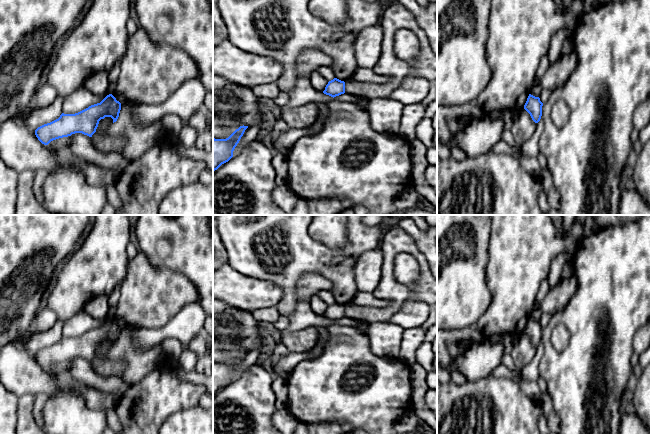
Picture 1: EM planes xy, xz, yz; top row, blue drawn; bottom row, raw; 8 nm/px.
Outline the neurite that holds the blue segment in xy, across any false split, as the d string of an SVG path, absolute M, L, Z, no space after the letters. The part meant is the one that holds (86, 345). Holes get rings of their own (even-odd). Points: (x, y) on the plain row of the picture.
M109 318L100 327L91 329L78 337L62 337L58 343L38 351L35 359L44 369L75 357L92 361L101 343L111 341L114 347L119 341L120 334L121 327Z

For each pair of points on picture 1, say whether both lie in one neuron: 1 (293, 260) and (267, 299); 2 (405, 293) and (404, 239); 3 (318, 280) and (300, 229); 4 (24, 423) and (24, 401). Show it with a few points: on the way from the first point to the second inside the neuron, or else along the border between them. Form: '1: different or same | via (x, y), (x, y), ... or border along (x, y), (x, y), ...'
1: different | border along (254, 278), (281, 288), (276, 305)
2: same | via (391, 281), (388, 278), (388, 256), (390, 253)
3: different | border along (295, 284), (306, 273), (318, 273), (332, 285)
4: same | via (24, 418), (24, 406)

